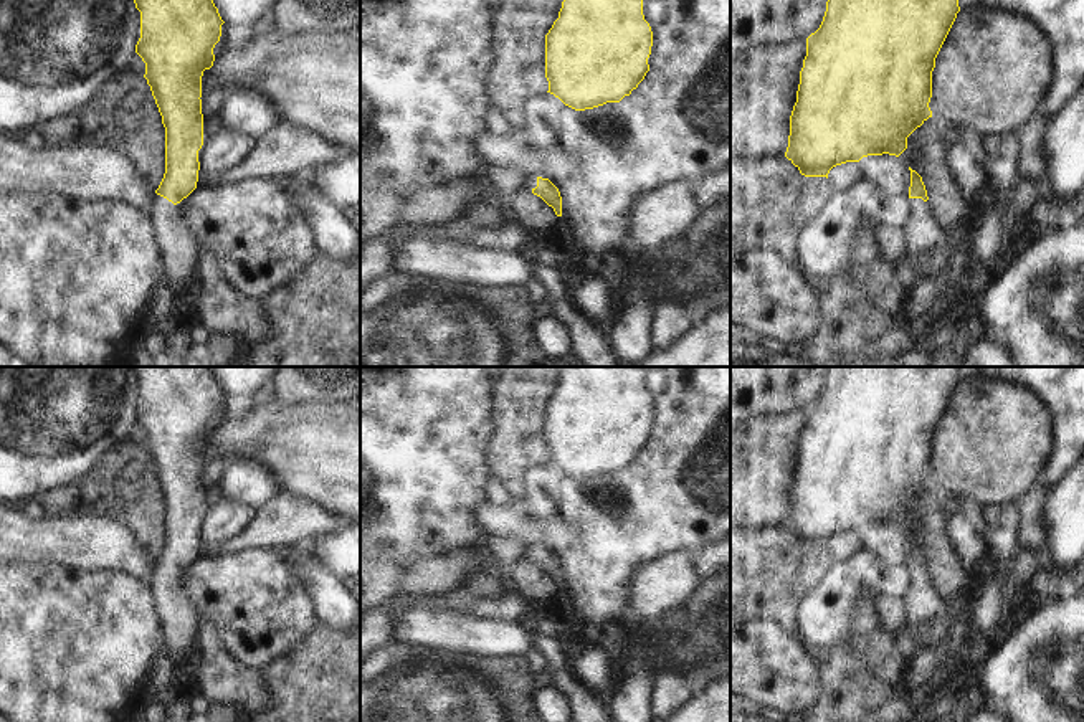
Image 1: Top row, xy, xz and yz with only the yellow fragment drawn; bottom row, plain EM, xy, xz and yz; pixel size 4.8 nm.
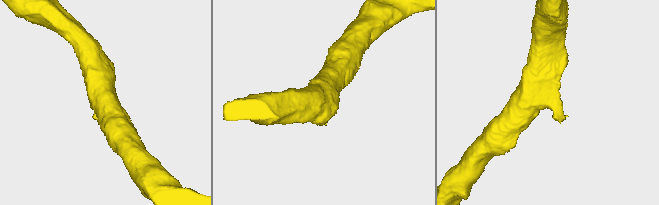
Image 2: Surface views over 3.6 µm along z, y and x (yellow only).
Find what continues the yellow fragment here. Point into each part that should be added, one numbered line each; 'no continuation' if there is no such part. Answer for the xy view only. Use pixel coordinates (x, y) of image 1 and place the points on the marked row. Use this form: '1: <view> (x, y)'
1: xy (179, 251)

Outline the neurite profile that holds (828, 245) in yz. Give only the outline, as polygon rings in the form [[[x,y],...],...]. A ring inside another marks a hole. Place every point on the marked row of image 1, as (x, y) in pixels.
[[[863,180],[848,192],[834,192],[830,205],[808,223],[798,238],[800,261],[806,279],[844,279],[851,273],[851,264],[858,263],[861,236],[868,230],[876,236],[882,226],[906,228],[912,208],[909,195],[887,195],[872,182]]]

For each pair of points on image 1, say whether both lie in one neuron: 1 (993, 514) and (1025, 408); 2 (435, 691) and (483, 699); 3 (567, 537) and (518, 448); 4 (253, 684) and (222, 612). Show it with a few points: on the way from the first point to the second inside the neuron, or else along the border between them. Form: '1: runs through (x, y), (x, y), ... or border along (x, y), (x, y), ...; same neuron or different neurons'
1: border along (1013, 503), (984, 508); different neurons
2: runs through (446, 699), (471, 699); same neuron
3: border along (546, 461), (527, 471), (524, 489), (511, 498); different neurons
4: border along (218, 636), (218, 641), (233, 658), (260, 671); different neurons

